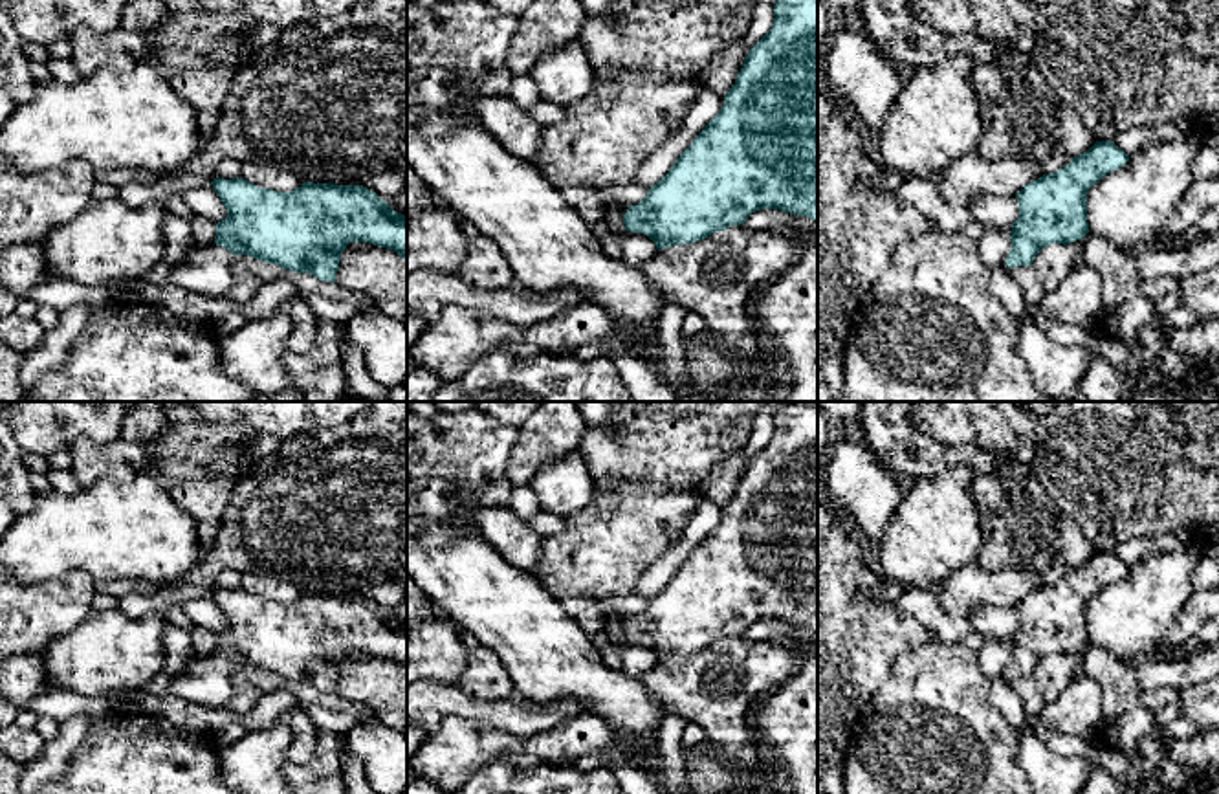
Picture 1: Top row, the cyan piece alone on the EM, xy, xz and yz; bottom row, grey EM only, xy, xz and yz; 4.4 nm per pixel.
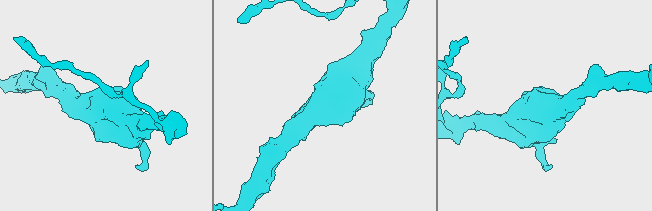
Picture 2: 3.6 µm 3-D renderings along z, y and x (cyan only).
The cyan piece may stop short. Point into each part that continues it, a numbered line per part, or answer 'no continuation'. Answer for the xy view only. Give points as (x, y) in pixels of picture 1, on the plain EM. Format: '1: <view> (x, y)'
1: xy (208, 681)

